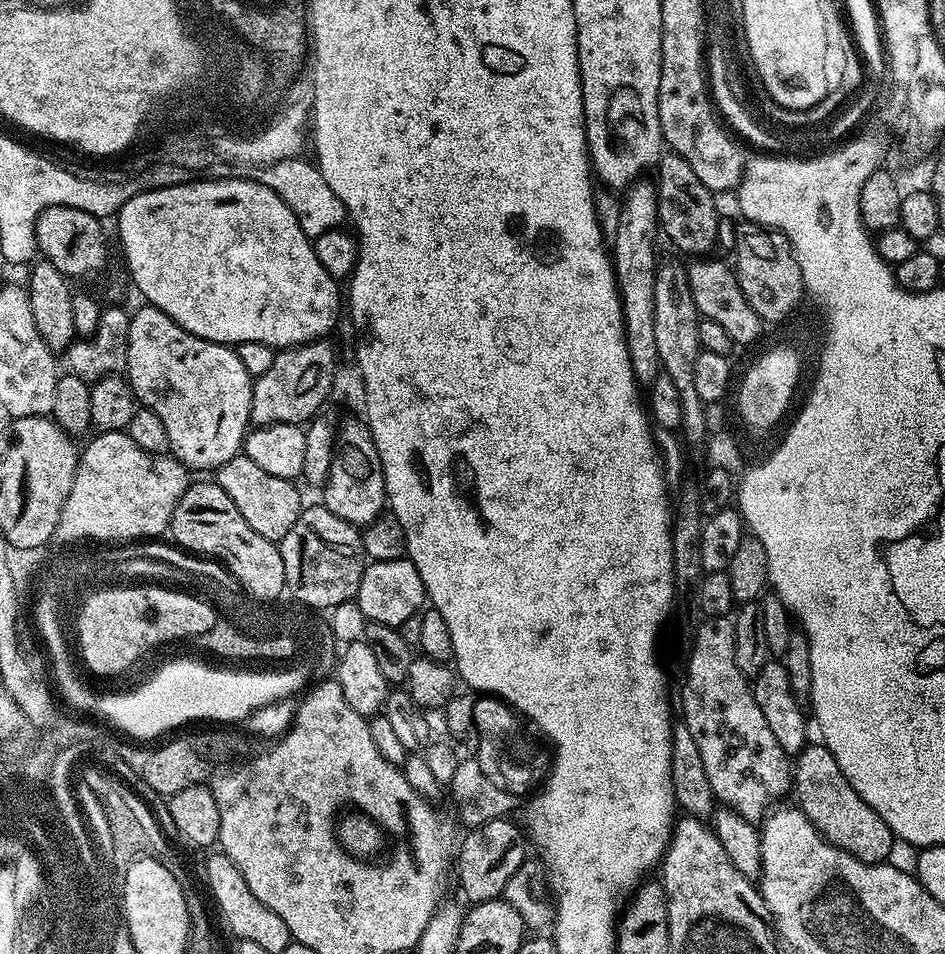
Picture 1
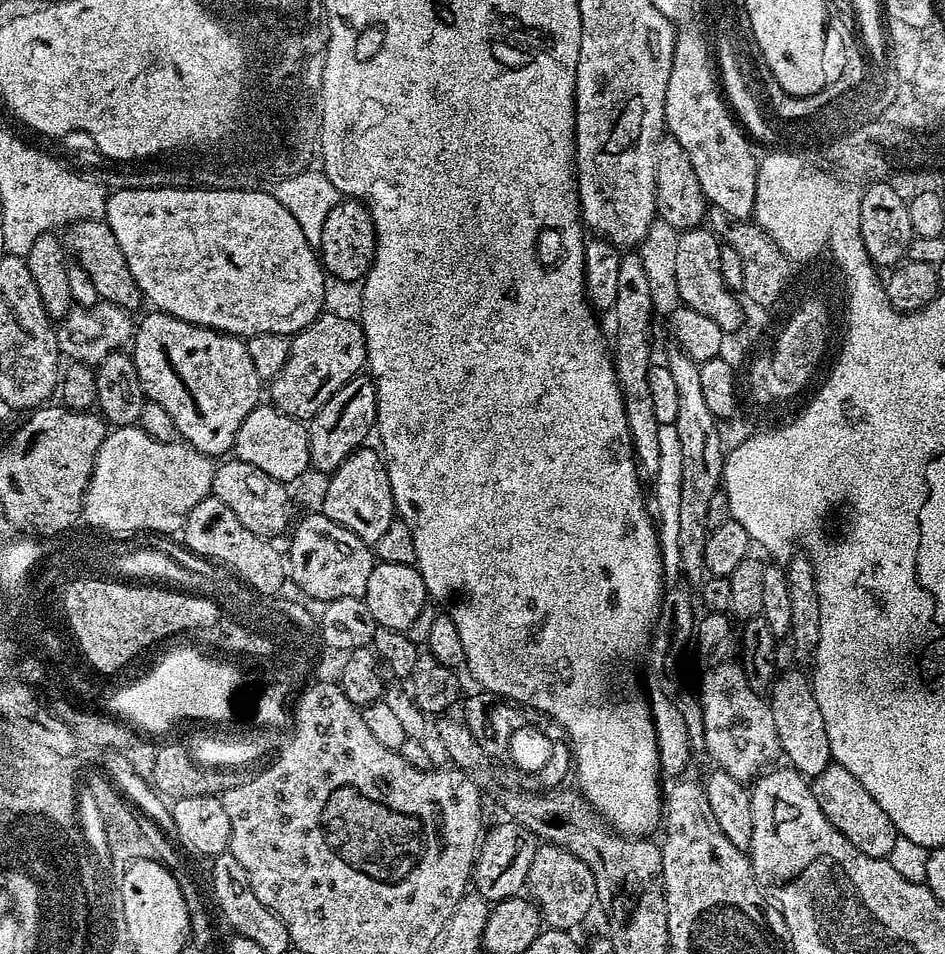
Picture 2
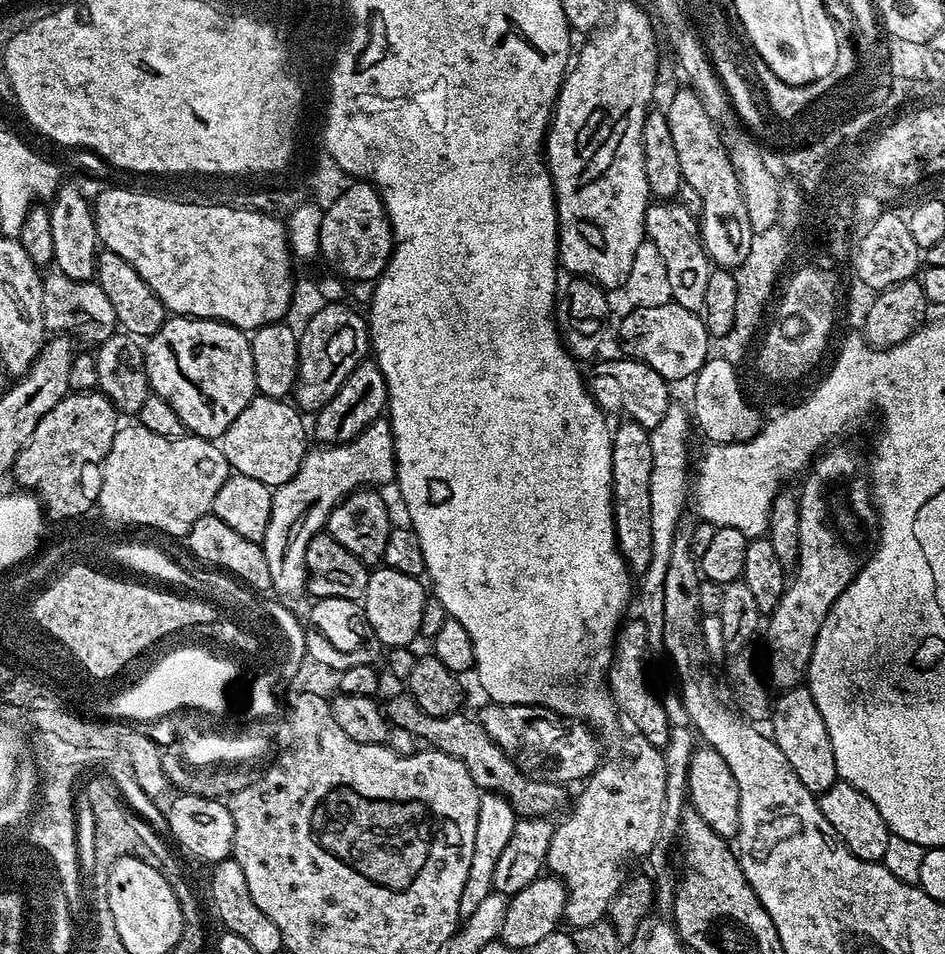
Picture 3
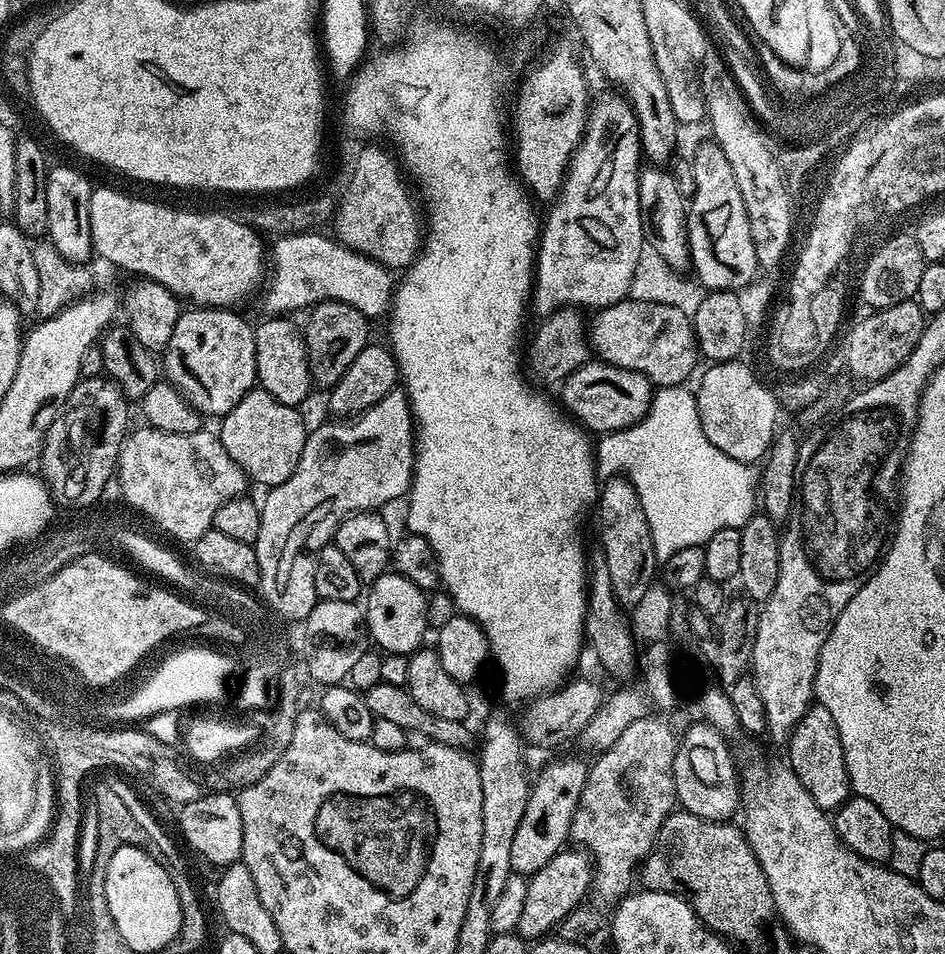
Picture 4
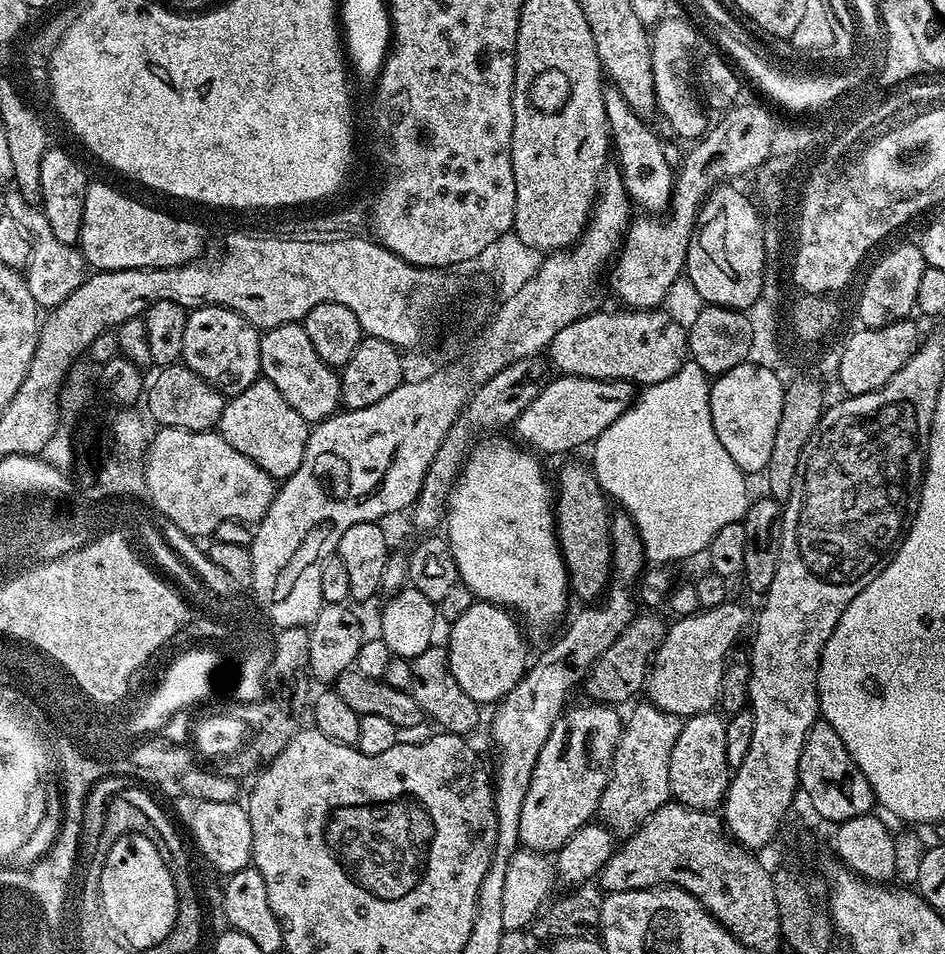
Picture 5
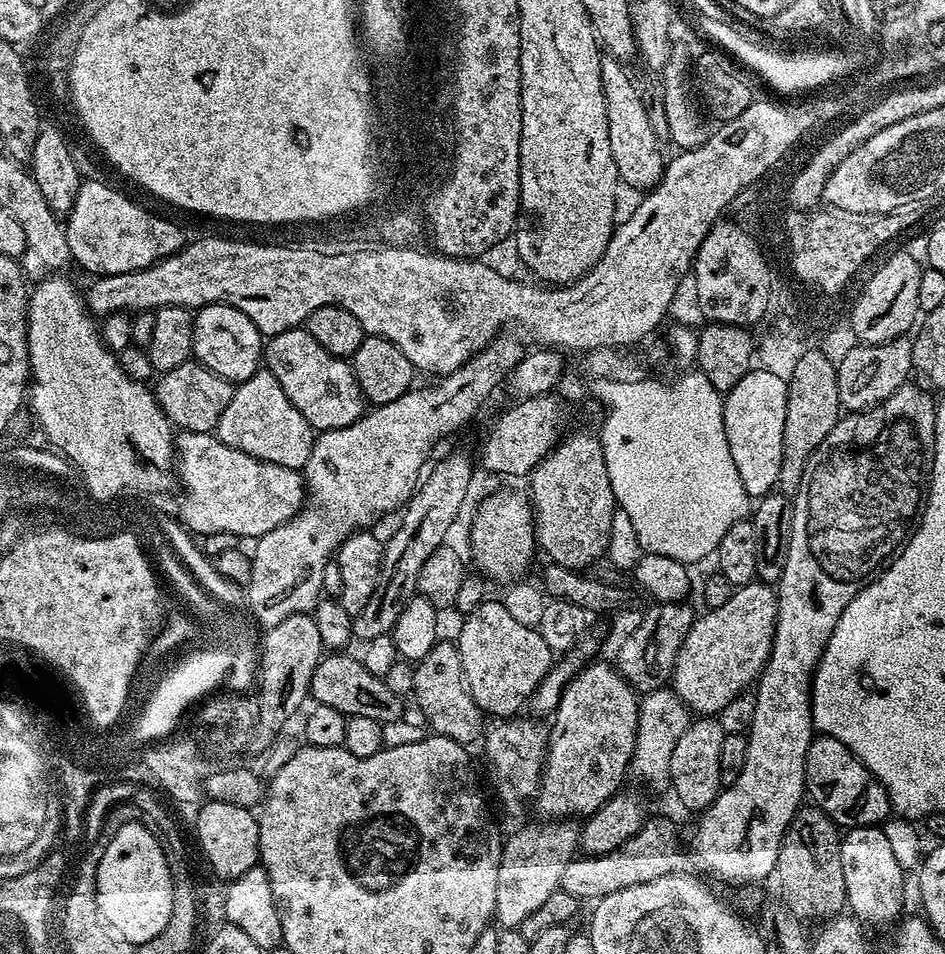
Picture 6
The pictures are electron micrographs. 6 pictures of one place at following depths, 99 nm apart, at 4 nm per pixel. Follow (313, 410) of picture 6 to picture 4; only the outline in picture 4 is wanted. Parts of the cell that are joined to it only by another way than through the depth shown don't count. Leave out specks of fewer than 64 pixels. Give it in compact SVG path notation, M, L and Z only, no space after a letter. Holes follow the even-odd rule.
M276 314L271 318L264 318L259 325L255 325L254 331L254 354L256 355L256 382L264 391L271 394L274 398L278 398L278 402L282 402L286 406L296 408L308 396L308 391L313 391L312 375L310 374L310 366L308 365L308 351L306 350L306 342L304 341L304 333L301 325L296 324L284 314Z

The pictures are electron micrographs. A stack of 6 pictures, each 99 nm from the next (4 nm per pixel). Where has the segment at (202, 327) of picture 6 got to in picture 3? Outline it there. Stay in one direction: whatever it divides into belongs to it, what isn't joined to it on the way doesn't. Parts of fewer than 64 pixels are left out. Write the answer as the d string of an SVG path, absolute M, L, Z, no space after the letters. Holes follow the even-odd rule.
M172 314L153 336L147 337L143 349L149 389L170 402L174 414L182 418L182 426L203 440L219 441L230 422L258 394L249 333L233 324Z

